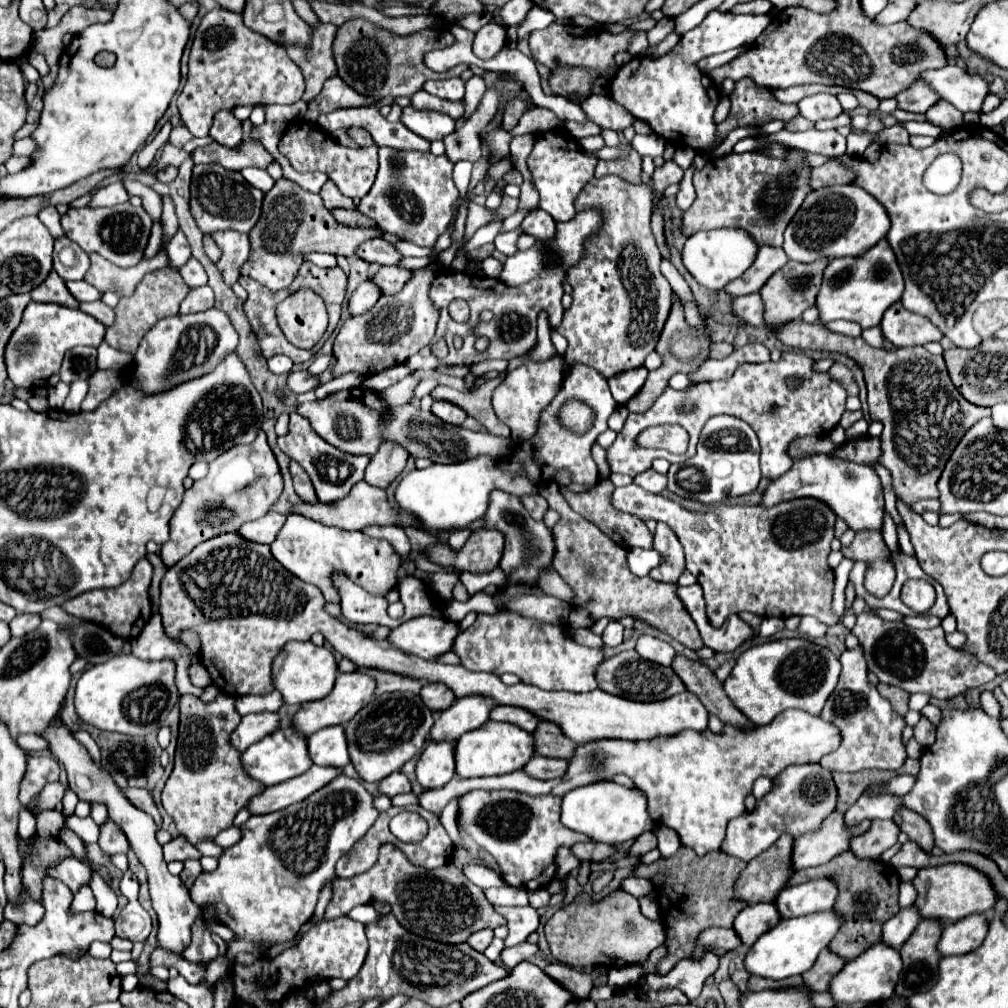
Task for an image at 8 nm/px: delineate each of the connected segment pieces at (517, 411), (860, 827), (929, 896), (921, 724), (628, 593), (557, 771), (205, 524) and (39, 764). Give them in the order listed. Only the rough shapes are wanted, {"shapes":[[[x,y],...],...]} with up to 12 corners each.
{"shapes":[[[563,358],[523,364],[493,392],[515,444],[537,434]],[[835,810],[821,830],[795,838],[793,868],[821,866],[849,850],[871,820],[845,828]],[[969,864],[921,868],[923,918],[945,924],[993,910],[997,892]],[[925,716],[915,726],[915,740],[929,746],[935,740],[935,726]],[[567,506],[561,514],[553,566],[593,620],[623,614],[715,654],[677,600],[677,584],[639,578],[627,550]],[[535,754],[523,770],[533,778],[561,778],[567,760]],[[261,430],[185,492],[167,568],[265,516],[283,490]],[[27,757],[21,802],[31,800],[47,782],[59,778],[53,757]]]}

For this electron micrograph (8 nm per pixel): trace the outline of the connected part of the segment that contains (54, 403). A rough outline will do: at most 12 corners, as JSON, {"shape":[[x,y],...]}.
{"shape":[[65,382],[49,388],[47,394],[51,408],[61,408],[69,394]]}

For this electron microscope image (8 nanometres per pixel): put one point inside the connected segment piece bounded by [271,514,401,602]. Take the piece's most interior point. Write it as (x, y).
(312, 551)

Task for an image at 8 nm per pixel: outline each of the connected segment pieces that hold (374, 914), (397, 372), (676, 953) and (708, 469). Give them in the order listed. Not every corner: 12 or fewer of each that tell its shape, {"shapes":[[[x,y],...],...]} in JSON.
{"shapes":[[[360,905],[347,916],[368,924],[381,917],[373,905]],[[395,366],[379,374],[367,376],[363,388],[385,390],[411,370],[407,366]],[[681,846],[631,876],[665,874],[655,888],[679,898],[663,912],[667,974],[711,926],[733,926],[747,906],[733,884],[747,864]],[[713,416],[685,462],[701,468],[703,504],[751,494],[759,440],[735,416]]]}

